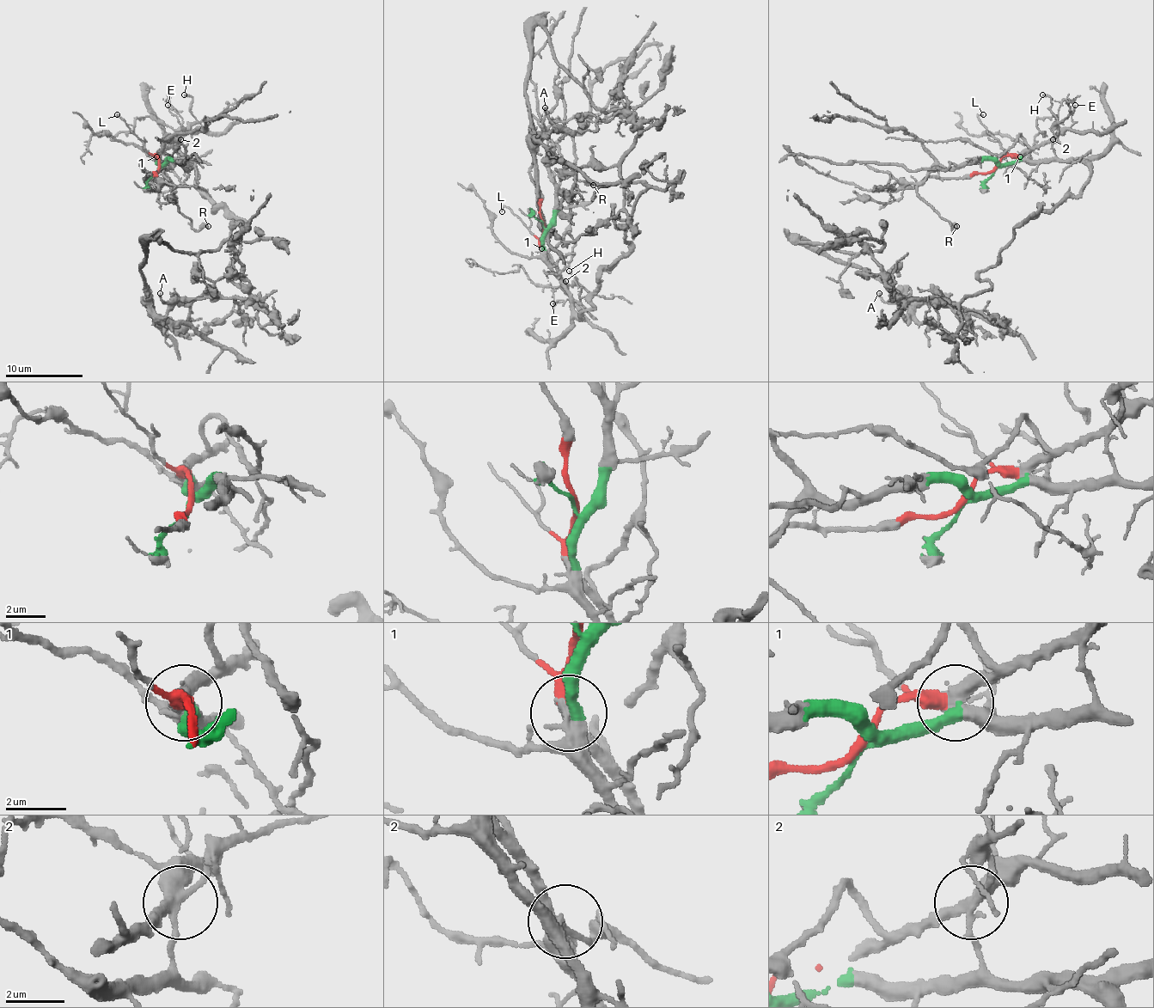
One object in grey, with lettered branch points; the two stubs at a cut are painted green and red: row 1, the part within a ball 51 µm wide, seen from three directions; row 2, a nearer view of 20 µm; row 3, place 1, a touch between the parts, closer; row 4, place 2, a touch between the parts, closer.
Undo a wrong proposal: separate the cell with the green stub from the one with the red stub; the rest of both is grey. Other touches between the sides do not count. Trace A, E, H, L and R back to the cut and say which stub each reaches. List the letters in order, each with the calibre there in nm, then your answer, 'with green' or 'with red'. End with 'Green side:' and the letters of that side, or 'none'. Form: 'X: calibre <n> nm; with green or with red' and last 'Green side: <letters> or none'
A: calibre 150 nm; with green
E: calibre 100 nm; with red
H: calibre 140 nm; with green
L: calibre 140 nm; with red
R: calibre 420 nm; with green
Green side: A, H, R

